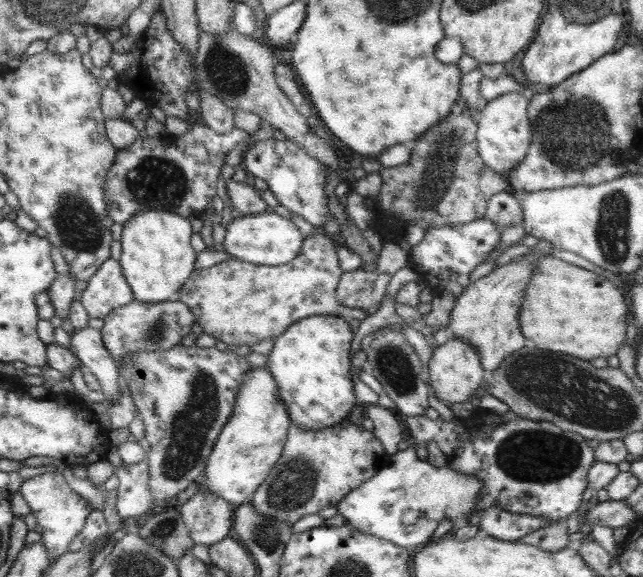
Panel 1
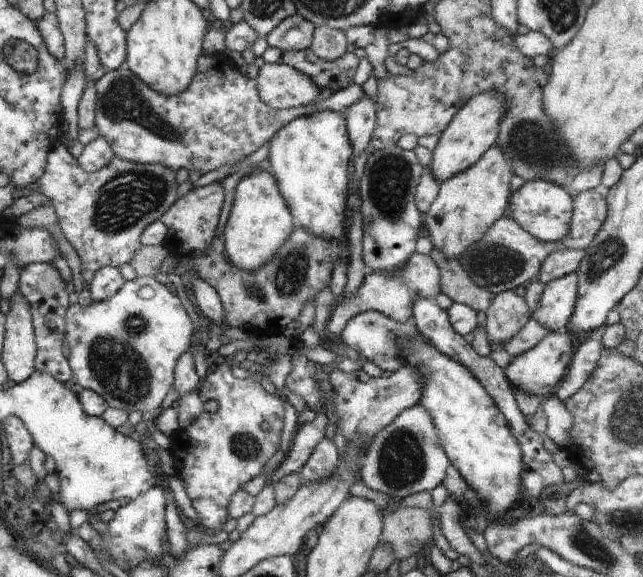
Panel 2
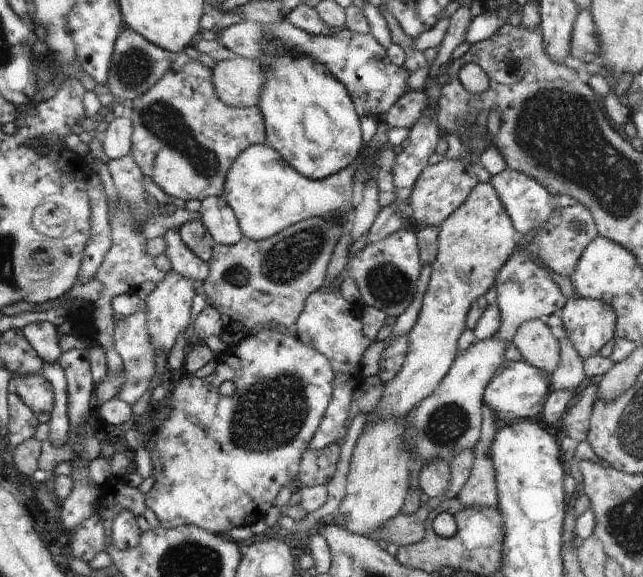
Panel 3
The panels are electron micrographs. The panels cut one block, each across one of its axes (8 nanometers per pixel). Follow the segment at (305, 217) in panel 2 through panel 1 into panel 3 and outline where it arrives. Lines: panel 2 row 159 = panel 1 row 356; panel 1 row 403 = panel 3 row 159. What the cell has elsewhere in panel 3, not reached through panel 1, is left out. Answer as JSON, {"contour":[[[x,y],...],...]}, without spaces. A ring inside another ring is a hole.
{"contour":[[[267,47],[267,56],[260,63],[265,73],[265,86],[257,104],[265,123],[267,145],[293,170],[312,181],[322,181],[358,160],[363,139],[359,115],[346,91],[346,88],[334,79],[320,64],[301,53],[288,53],[281,47]]]}

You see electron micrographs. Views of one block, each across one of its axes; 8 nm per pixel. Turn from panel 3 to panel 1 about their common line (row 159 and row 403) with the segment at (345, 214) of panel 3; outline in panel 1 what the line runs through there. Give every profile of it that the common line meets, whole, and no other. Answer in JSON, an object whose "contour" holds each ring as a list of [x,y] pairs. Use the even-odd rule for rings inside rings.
{"contour":[[[256,368],[246,374],[236,398],[233,414],[224,424],[206,461],[204,479],[193,482],[186,490],[180,491],[180,494],[175,496],[174,505],[184,505],[198,490],[208,490],[216,494],[217,498],[224,498],[233,509],[248,505],[256,488],[264,482],[264,478],[282,455],[291,424],[270,372],[264,368]]]}

